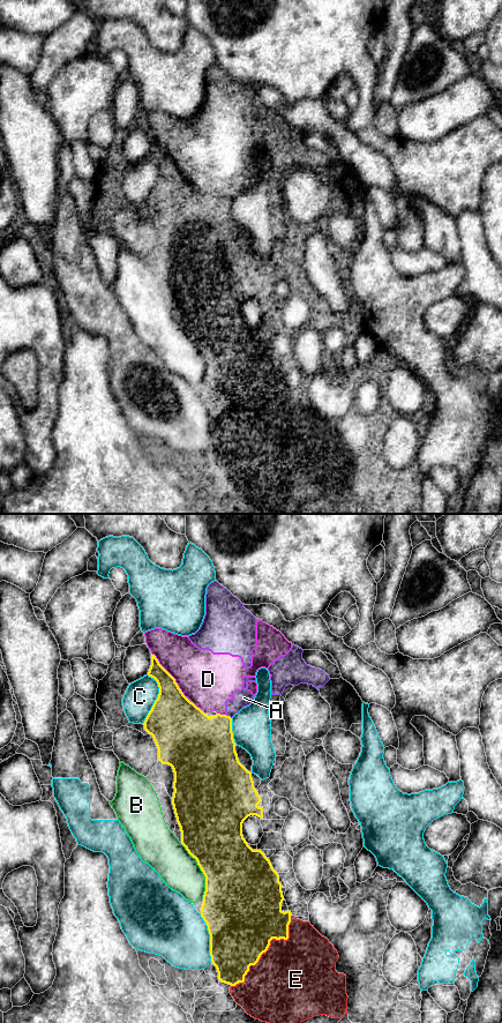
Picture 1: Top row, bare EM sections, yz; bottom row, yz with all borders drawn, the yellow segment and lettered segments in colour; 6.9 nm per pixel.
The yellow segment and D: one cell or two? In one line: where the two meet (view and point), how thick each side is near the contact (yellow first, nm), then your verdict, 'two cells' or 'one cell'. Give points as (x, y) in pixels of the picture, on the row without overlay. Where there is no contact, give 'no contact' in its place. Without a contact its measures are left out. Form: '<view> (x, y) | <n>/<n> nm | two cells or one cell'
yz (171, 158) | 280/380 nm | two cells

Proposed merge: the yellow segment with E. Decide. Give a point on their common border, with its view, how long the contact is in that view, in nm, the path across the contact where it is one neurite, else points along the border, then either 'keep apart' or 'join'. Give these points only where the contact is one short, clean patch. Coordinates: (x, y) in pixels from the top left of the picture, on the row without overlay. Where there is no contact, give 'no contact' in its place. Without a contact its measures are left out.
contact yz (268, 430); length 650 nm; join

